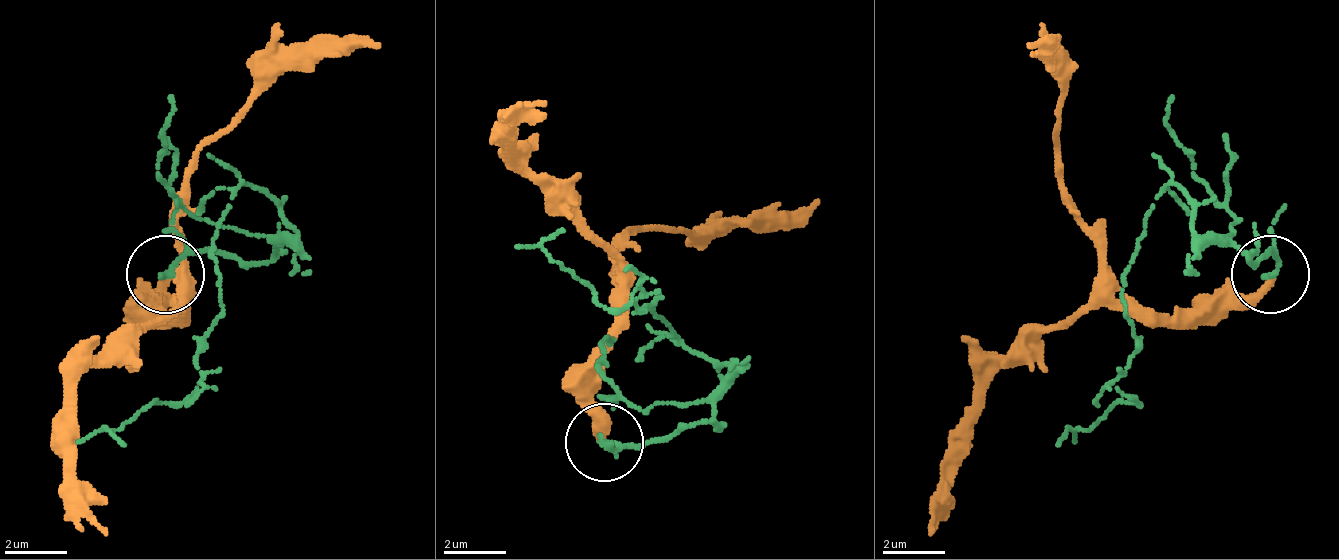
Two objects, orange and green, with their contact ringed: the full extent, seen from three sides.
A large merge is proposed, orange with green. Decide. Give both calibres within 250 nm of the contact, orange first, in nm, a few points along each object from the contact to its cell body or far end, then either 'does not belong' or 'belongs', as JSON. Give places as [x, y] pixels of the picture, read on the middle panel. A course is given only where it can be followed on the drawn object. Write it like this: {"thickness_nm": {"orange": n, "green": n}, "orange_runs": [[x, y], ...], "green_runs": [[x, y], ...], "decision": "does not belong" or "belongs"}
{"thickness_nm": {"orange": 320, "green": 180}, "orange_runs": [[602, 440], [594, 369], [618, 315], [618, 244], [634, 229], [712, 237], [727, 221], [821, 197]], "green_runs": [[602, 440], [641, 448], [704, 424], [735, 369], [673, 338], [657, 291], [602, 307], [540, 244], [563, 229]], "decision": "does not belong"}

